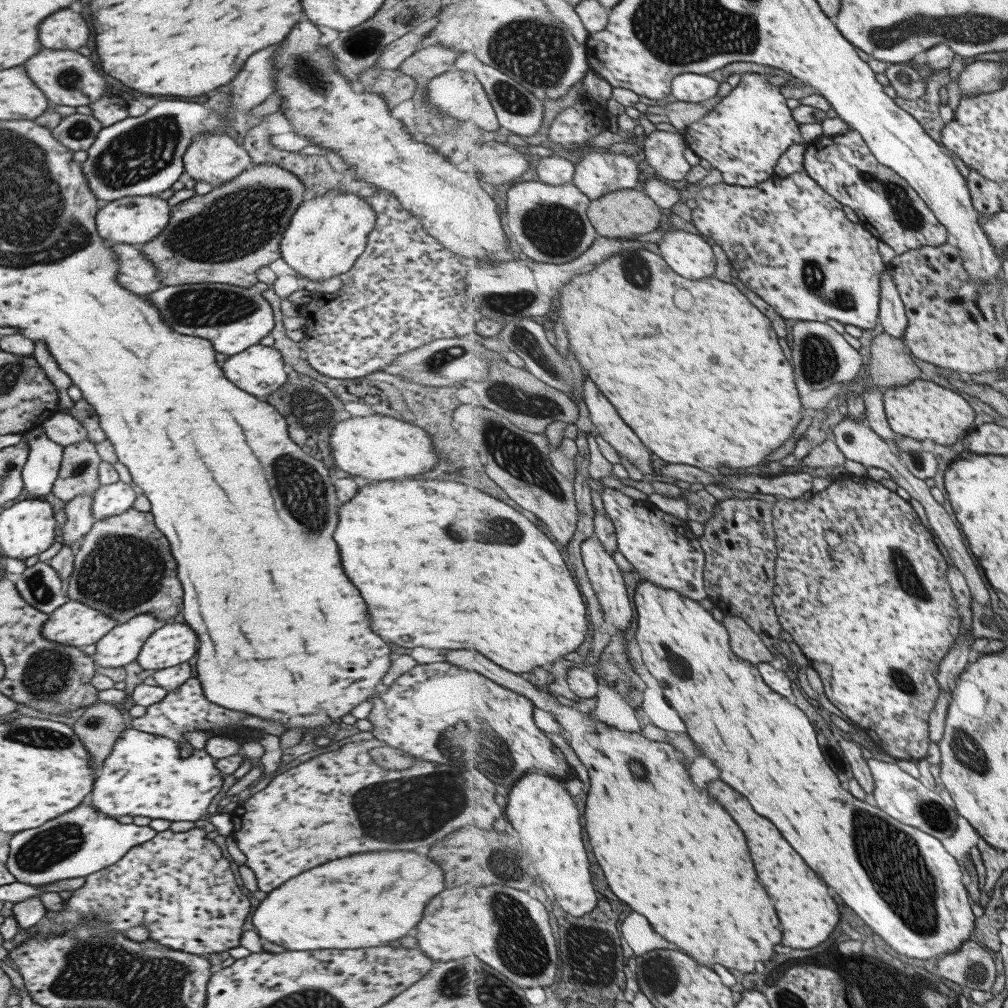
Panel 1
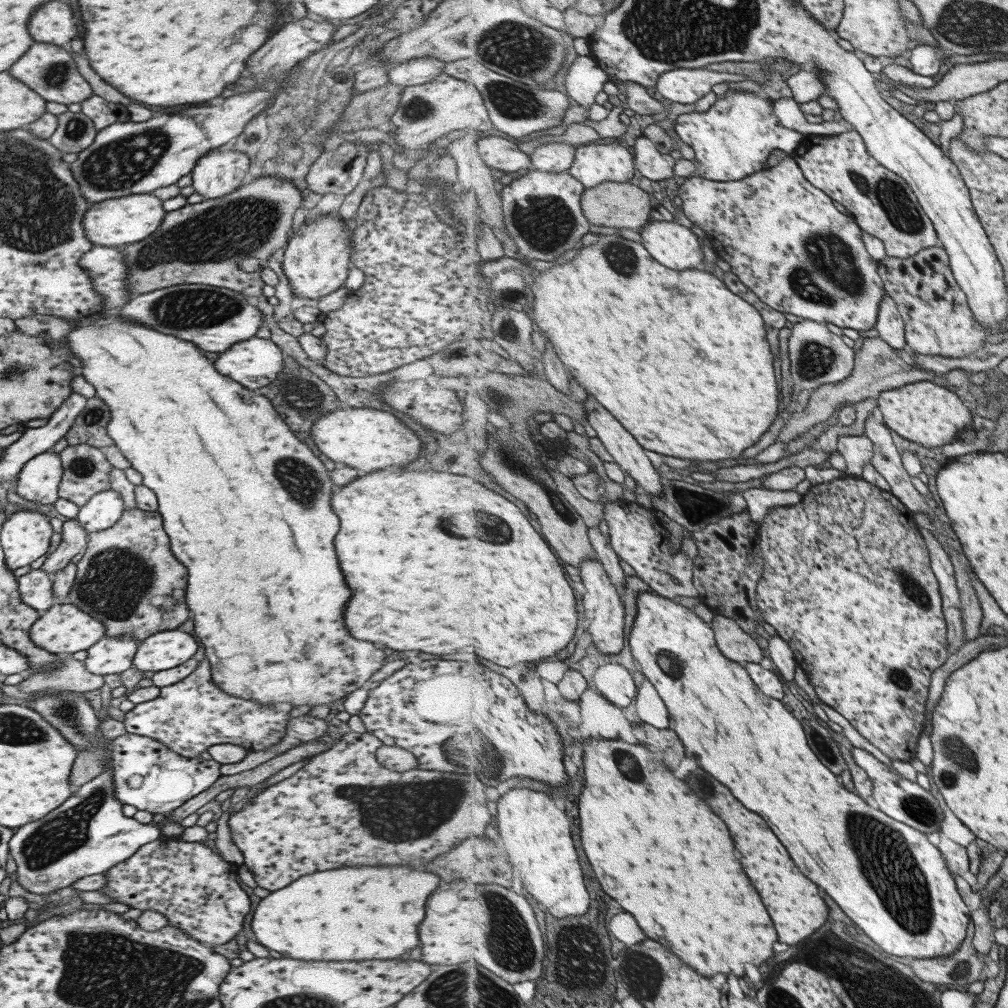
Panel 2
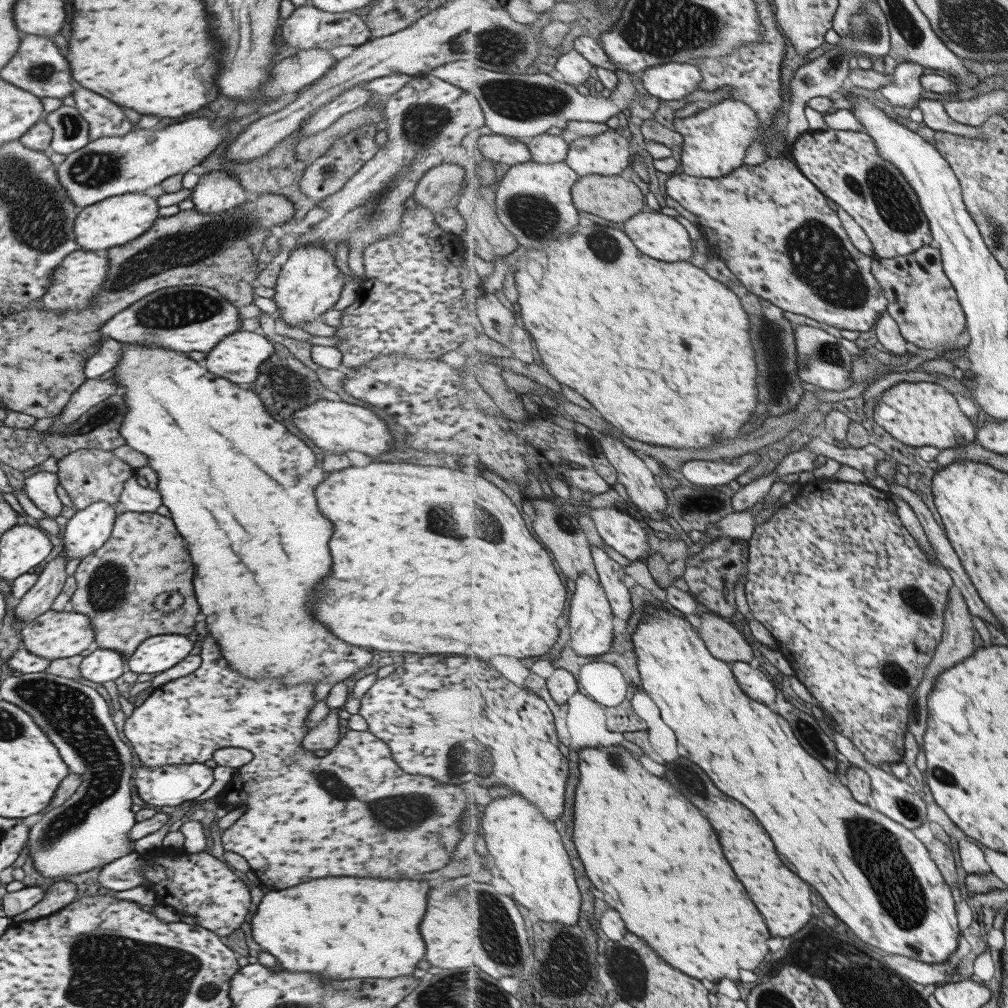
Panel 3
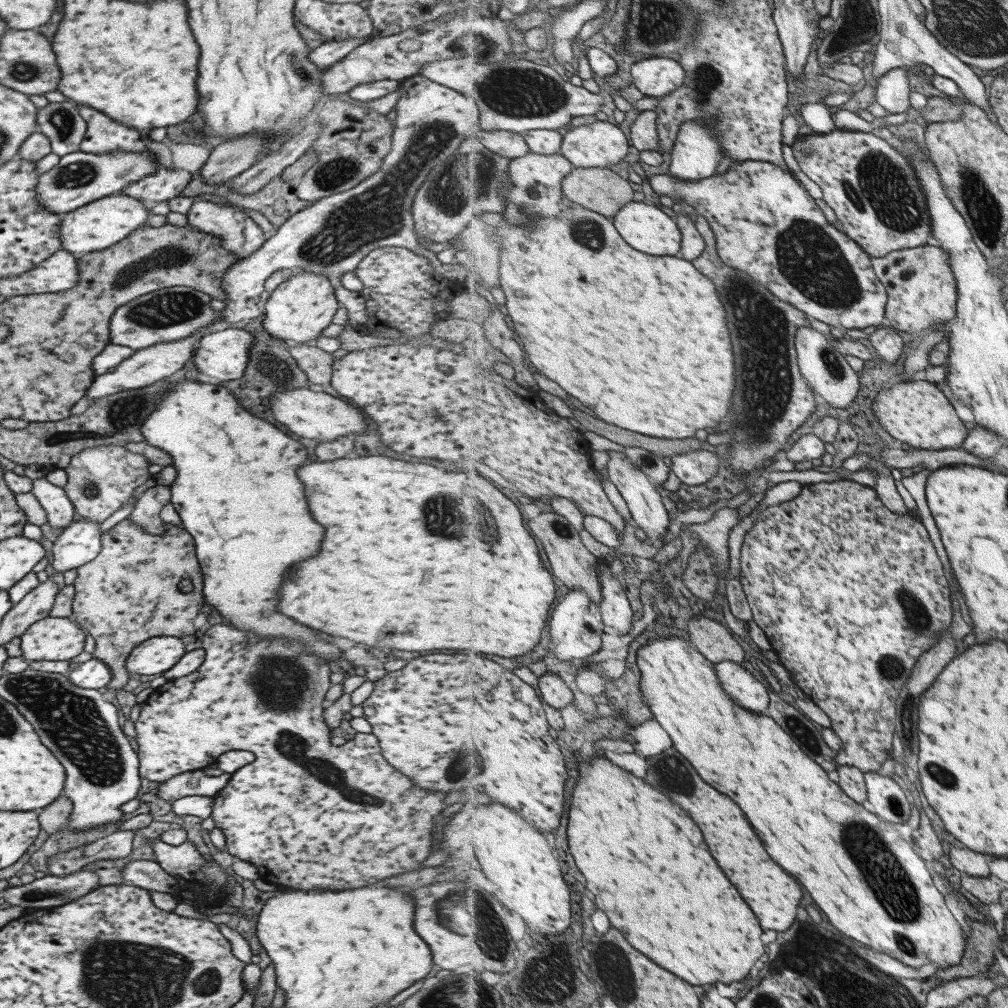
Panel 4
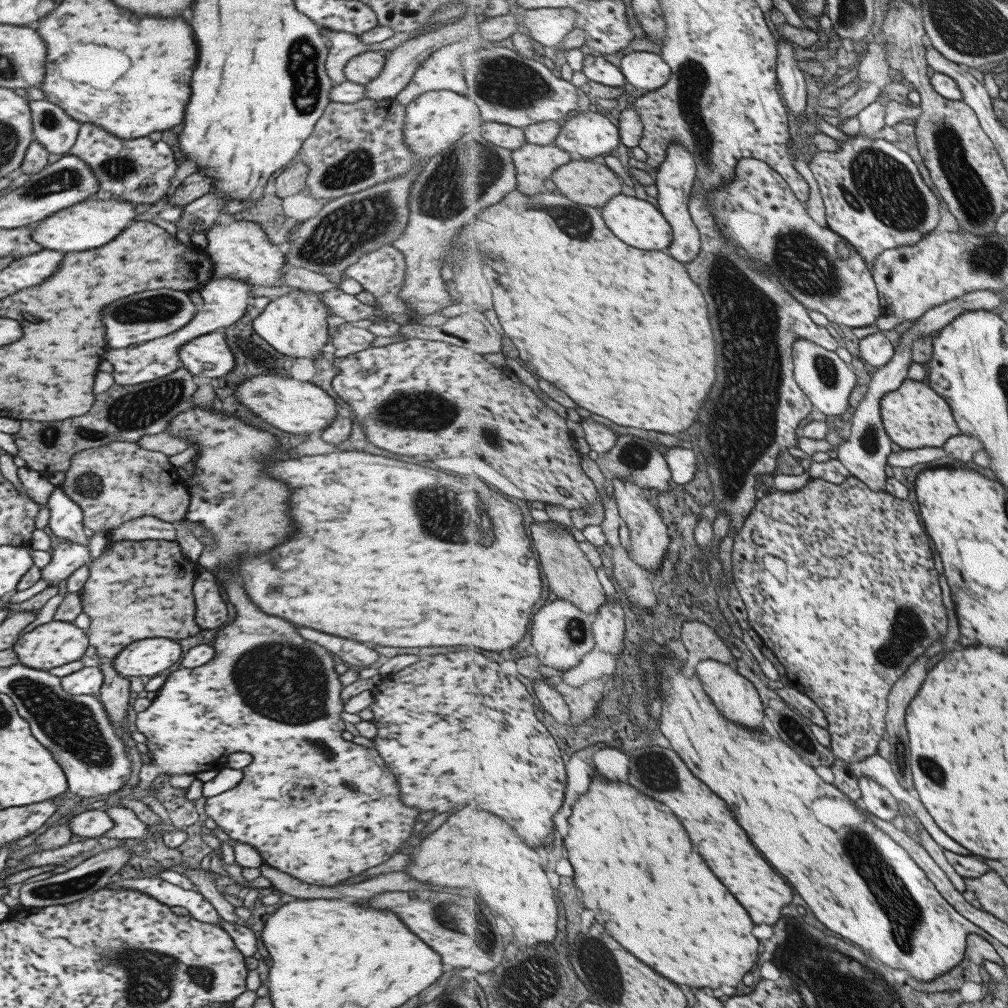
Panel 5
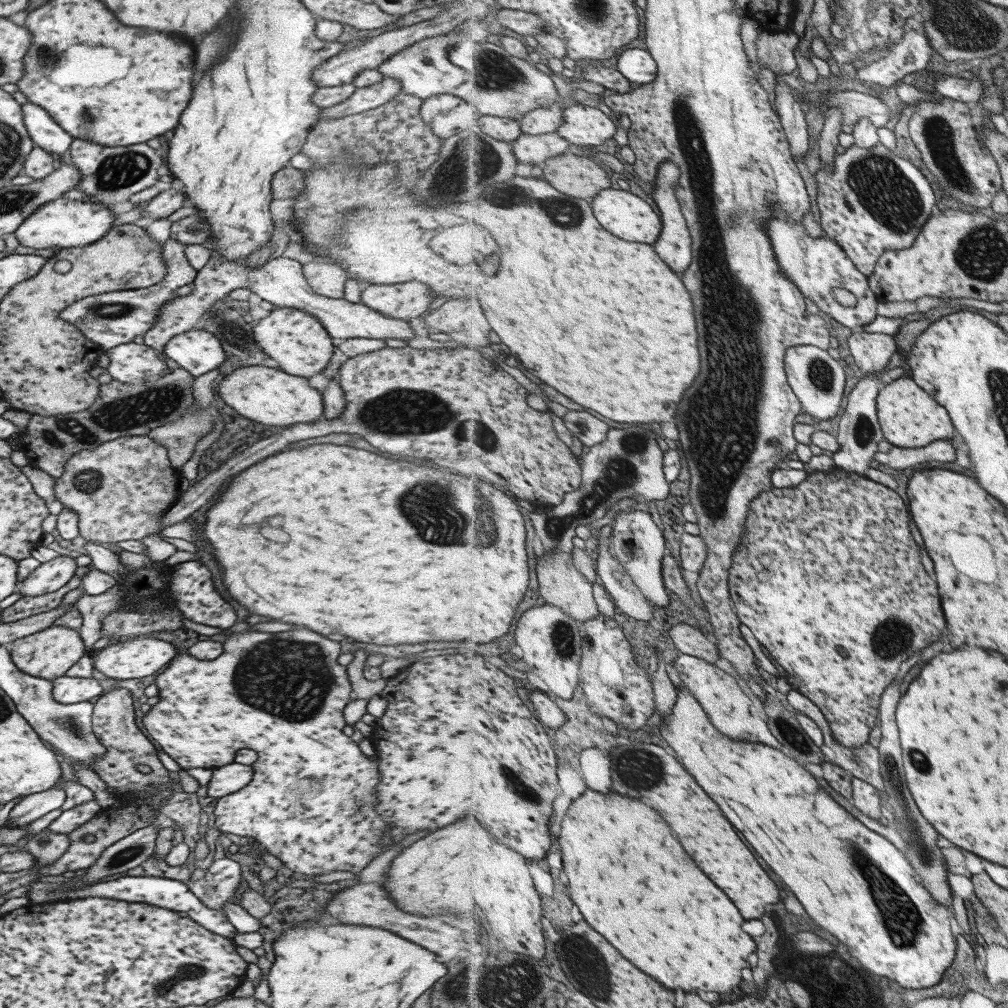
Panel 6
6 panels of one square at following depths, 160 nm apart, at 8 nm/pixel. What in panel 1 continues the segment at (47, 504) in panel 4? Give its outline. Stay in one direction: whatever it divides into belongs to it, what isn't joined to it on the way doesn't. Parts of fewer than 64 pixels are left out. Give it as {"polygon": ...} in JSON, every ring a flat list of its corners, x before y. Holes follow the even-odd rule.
{"polygon":[[33,427,21,434,28,446,22,466,22,486,32,498,43,498,57,478,63,446,49,440,44,428]]}

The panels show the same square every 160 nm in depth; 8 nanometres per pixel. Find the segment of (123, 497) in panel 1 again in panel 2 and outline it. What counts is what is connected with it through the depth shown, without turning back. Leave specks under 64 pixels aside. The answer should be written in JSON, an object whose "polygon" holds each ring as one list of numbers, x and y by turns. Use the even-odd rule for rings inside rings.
{"polygon":[[109,489,97,492,79,507,75,519,89,534,110,527,124,510,121,495]]}

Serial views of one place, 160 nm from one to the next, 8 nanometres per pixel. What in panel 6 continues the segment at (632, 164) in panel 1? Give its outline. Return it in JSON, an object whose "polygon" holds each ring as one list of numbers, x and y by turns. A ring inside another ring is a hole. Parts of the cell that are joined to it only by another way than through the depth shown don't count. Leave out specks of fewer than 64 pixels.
{"polygon":[[575,103,564,109,564,123,558,128,558,133,570,143,589,148,601,146,609,138,618,133,618,125,597,109]]}

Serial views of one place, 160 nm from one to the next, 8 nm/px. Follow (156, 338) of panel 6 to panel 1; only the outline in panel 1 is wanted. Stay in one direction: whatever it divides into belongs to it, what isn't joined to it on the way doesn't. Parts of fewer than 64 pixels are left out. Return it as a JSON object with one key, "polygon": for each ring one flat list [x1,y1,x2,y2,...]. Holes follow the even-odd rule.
{"polygon":[[226,133,194,134,189,146,185,149,181,167,195,181,205,181,216,187,236,177,242,170,251,166,248,152]]}

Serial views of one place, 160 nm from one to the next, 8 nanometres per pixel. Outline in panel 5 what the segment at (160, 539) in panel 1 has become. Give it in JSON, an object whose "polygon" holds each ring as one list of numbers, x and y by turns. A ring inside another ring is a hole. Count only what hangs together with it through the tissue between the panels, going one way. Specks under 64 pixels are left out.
{"polygon":[[175,539,172,541,158,540,107,540,107,544,101,554,91,558,87,563,88,576,83,587,79,591,81,610,89,618,89,626,85,631,88,644,96,650,100,659,99,666,102,672,102,683,97,692,97,697,104,706,105,714,113,726,113,730,119,728,127,730,126,710,129,700,129,681,127,677,115,672,113,660,125,646,144,638,168,638,179,641,197,633,200,628,194,621,194,598,192,584,198,574,198,564,181,553,181,548]]}

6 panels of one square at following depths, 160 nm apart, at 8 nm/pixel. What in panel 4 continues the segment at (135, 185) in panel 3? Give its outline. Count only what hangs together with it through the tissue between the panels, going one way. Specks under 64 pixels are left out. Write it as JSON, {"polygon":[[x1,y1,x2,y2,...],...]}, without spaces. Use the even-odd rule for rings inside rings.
{"polygon":[[75,151,61,156,57,165,47,172,39,175,34,191,36,203,47,212,64,215,80,206,89,204,98,198,120,192,128,184,153,174,156,170,155,156,153,153,123,152,93,154]]}

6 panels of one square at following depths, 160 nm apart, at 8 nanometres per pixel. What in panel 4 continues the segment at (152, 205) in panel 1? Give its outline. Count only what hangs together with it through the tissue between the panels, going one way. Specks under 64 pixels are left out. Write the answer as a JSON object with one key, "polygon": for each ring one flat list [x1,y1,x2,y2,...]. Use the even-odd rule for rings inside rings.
{"polygon":[[123,193,98,198,61,216,59,240,61,248,75,256,101,251,119,243,131,232,139,229,149,212,148,204,142,200,125,196]]}

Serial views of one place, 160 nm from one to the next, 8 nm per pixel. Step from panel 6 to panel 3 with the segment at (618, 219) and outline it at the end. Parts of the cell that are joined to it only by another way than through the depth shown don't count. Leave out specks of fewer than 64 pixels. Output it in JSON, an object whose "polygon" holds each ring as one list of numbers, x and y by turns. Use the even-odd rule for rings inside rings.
{"polygon":[[647,208,623,222,623,226,635,246,651,258,675,263,693,256,694,241,676,217]]}

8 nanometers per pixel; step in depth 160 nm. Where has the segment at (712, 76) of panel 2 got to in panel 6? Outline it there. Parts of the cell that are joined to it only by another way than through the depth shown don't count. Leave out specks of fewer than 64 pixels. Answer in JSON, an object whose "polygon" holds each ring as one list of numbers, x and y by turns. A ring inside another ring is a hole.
{"polygon":[[631,48,623,51,617,59,616,69,635,85,655,82,659,67,655,57,647,49]]}

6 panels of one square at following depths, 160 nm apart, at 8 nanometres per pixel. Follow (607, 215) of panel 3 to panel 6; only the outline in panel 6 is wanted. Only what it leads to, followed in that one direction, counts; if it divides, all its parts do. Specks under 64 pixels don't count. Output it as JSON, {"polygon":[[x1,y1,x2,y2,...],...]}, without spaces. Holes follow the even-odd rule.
{"polygon":[[567,152,550,158,542,166,543,176,563,194,592,200,602,190,611,188,611,176,605,166,590,160,589,156]]}

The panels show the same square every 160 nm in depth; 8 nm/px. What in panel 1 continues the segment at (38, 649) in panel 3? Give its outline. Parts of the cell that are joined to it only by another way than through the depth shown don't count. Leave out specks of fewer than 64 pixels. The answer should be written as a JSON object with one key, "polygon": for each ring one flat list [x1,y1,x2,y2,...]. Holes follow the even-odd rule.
{"polygon":[[68,600,65,604,58,606,53,612,48,614,48,619,42,626,42,635,43,638,54,643,79,648,79,646,84,647,89,646,89,644,95,644,116,625,116,620,109,618,100,610,95,610,82,602]]}

